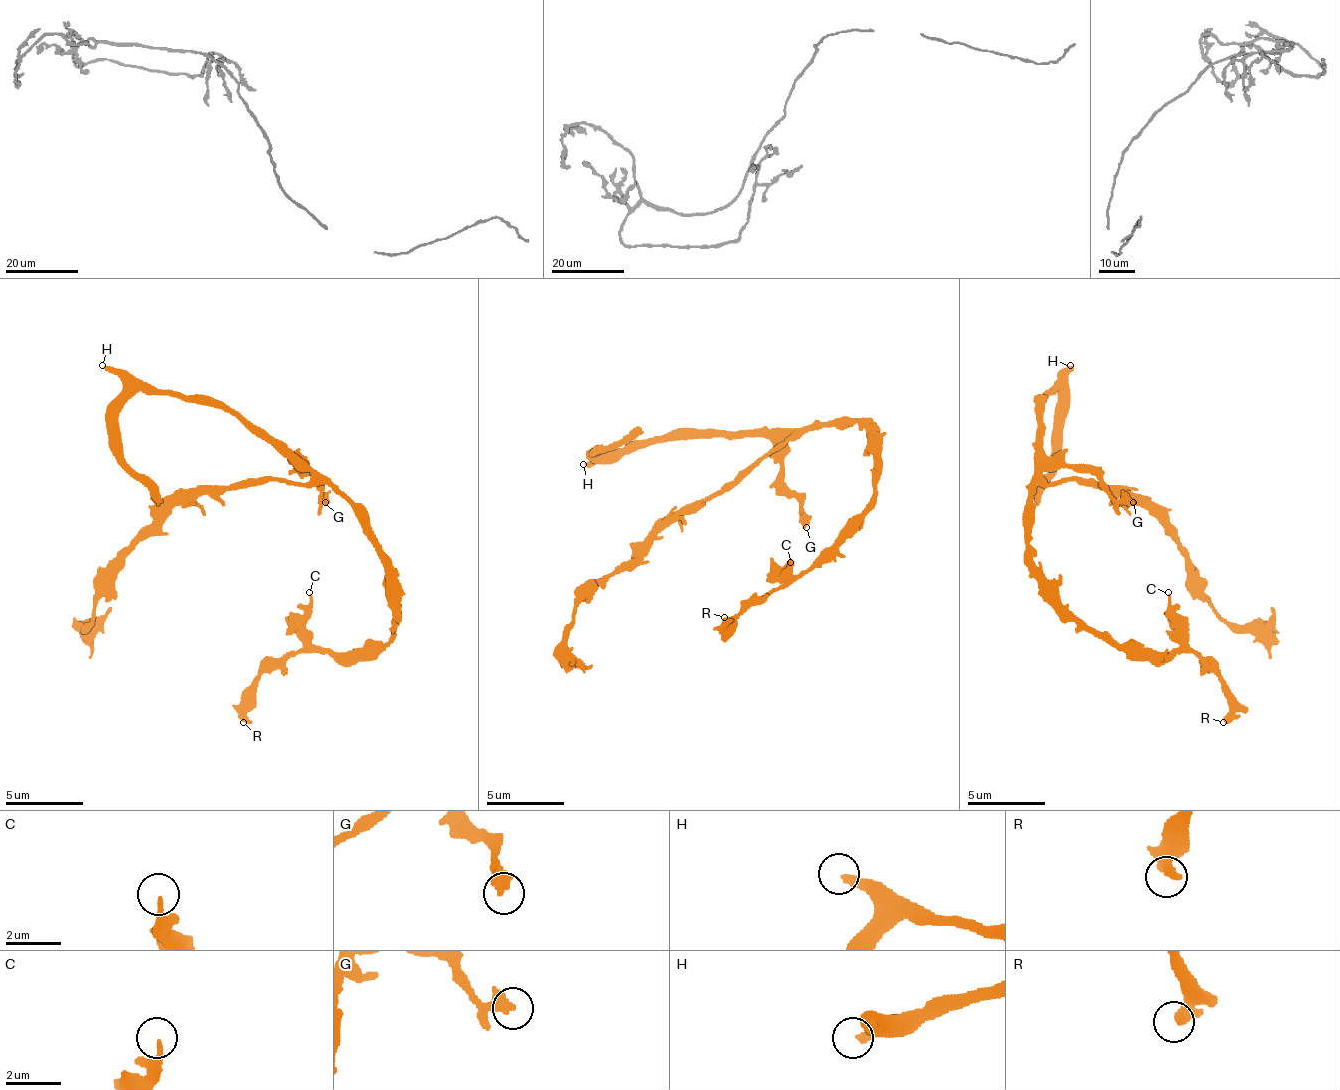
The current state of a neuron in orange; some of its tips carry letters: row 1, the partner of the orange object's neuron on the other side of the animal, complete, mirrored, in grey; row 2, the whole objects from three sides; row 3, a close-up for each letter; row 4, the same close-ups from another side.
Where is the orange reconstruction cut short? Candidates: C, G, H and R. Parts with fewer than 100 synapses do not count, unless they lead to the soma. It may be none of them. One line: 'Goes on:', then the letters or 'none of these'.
Goes on: H

